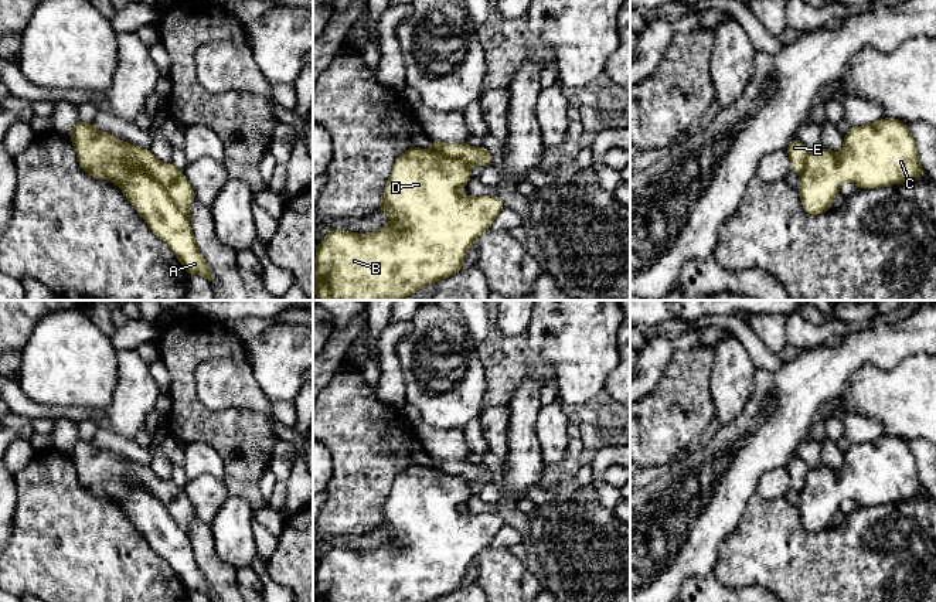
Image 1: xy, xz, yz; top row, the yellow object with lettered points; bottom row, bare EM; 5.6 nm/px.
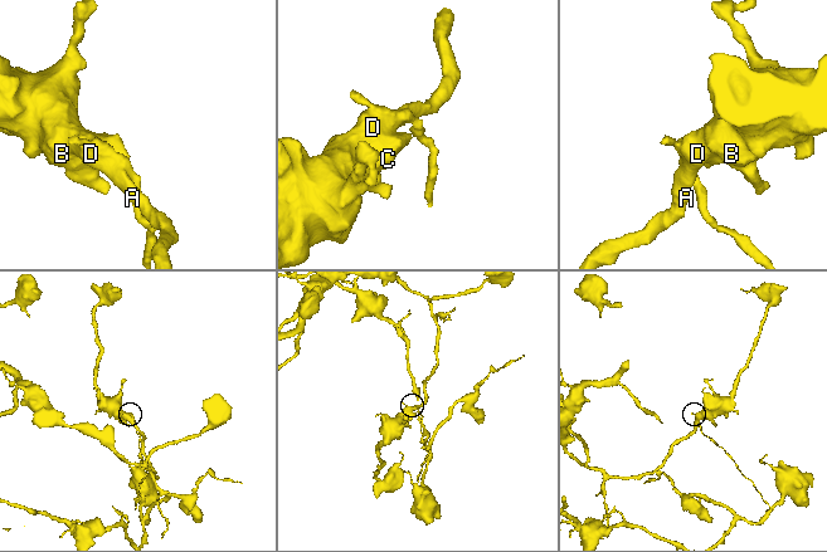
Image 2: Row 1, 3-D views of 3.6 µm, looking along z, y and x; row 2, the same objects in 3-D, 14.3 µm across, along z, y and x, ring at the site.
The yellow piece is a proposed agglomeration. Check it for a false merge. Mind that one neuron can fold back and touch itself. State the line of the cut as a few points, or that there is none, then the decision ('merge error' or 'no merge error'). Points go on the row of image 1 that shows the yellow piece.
cut in xy along (122, 142), (128, 155), (164, 189), (186, 216); merge error

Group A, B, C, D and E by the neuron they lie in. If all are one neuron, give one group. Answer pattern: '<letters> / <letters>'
A B C D / E

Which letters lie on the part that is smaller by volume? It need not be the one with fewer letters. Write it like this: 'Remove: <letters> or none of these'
Remove: E

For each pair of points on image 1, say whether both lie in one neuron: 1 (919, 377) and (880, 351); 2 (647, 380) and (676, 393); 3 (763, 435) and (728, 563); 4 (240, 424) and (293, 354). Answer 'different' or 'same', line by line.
1: different
2: different
3: different
4: different

